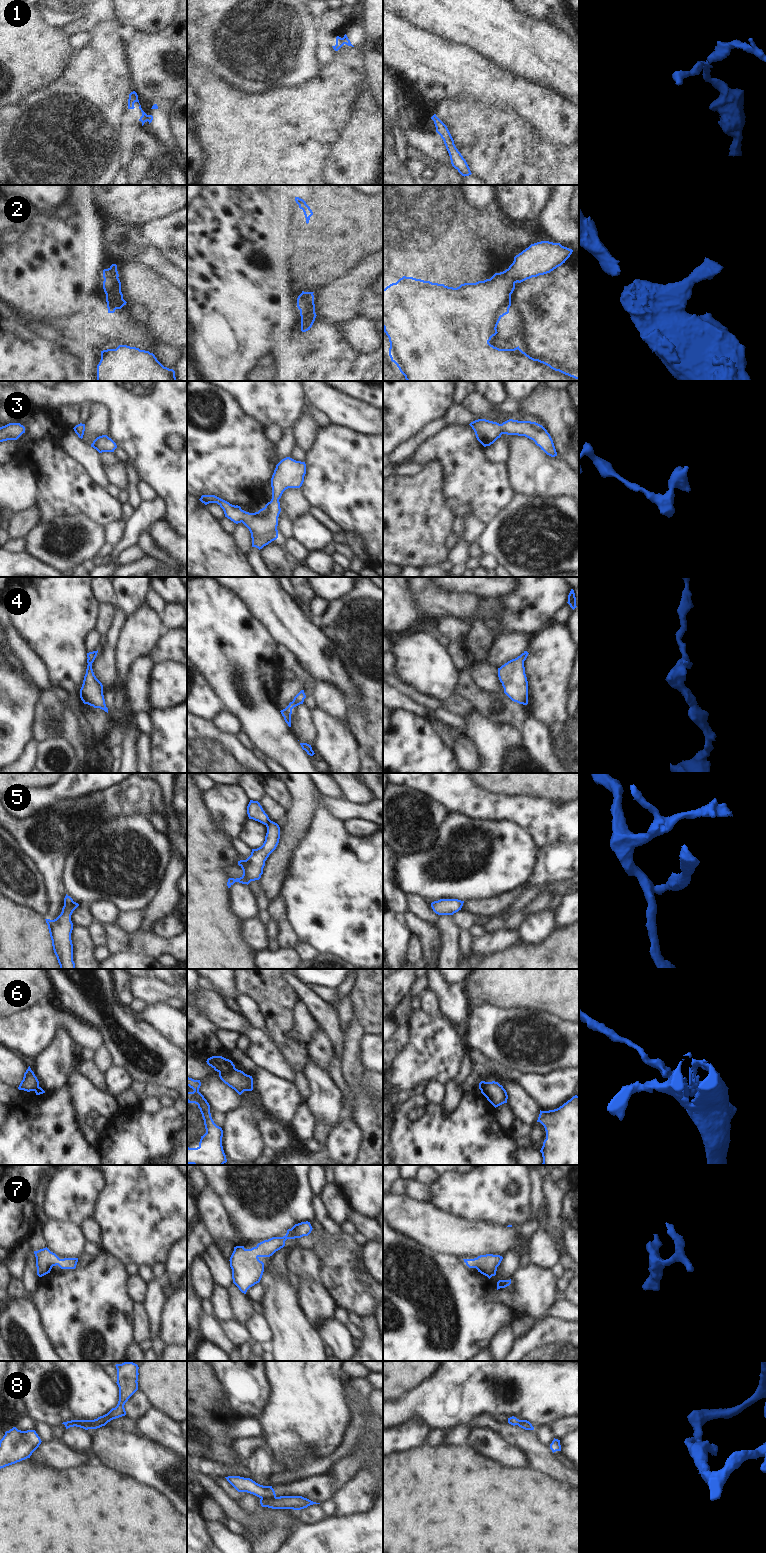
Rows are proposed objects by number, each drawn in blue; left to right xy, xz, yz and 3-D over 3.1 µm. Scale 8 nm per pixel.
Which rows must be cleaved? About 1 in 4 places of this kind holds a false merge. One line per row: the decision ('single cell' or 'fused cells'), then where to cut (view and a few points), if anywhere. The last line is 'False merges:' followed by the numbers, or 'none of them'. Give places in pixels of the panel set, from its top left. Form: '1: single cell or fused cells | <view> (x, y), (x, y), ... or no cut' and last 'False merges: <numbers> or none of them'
1: fused cells | xy (147, 115), (148, 120)
2: single cell | no cut
3: single cell | no cut
4: single cell | no cut
5: fused cells | xz (270, 820), (266, 825)
6: fused cells | xz (234, 1067), (226, 1073), (219, 1073)
7: single cell | no cut
8: fused cells | xz (275, 1495), (261, 1498)
False merges: 1, 5, 6, 8

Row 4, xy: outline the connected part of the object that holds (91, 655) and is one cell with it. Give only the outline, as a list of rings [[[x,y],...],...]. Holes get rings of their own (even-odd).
[[[98,650],[87,653],[87,669],[84,676],[83,684],[80,689],[80,698],[84,704],[93,706],[94,708],[100,708],[108,713],[108,708],[105,704],[103,695],[103,685],[96,678],[92,669],[92,663],[97,656]]]

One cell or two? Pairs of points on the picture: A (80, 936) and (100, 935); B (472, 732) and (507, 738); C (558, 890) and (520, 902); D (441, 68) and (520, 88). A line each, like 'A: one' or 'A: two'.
A: two
B: one
C: one
D: one

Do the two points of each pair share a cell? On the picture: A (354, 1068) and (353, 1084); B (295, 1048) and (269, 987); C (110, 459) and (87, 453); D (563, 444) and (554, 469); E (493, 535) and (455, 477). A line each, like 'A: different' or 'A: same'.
A: different
B: same
C: different
D: different
E: different

